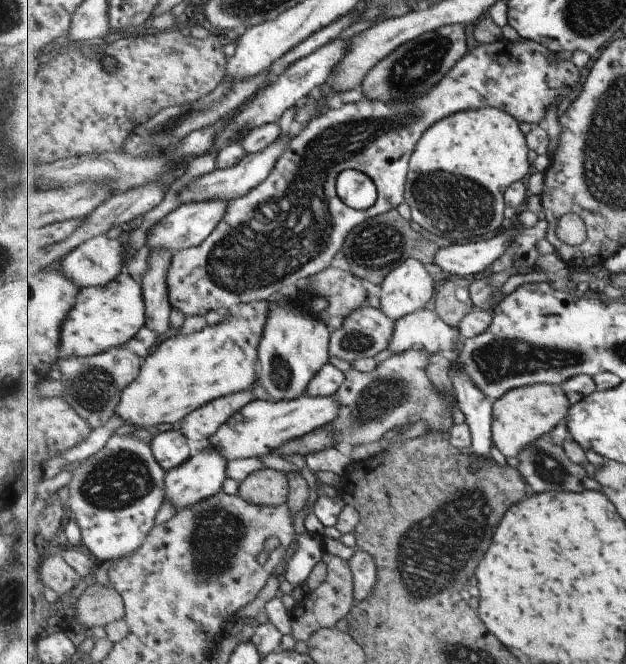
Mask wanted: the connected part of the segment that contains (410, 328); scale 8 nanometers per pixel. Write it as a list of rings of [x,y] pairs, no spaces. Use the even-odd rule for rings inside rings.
[[[417,310],[408,316],[401,317],[396,322],[396,330],[393,333],[391,345],[387,349],[395,353],[402,353],[411,349],[429,351],[431,354],[441,351],[447,357],[457,352],[463,344],[463,336],[459,327],[449,326],[435,310]]]

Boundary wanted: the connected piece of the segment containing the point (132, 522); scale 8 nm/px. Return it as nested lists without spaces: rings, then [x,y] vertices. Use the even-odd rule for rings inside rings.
[[[113,434],[105,446],[80,462],[73,471],[69,484],[69,507],[73,518],[81,530],[83,543],[100,563],[114,562],[117,559],[132,557],[145,542],[149,533],[156,527],[156,518],[164,505],[164,486],[167,471],[157,462],[151,446],[133,438]]]

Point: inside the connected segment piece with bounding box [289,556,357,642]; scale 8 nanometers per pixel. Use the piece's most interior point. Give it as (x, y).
(331, 601)

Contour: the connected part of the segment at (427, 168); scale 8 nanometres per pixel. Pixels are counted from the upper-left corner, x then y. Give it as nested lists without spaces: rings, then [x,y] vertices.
[[[497,107],[461,111],[433,125],[421,137],[410,158],[405,201],[410,207],[411,219],[425,230],[451,238],[455,243],[471,238],[481,240],[481,236],[501,230],[507,210],[503,200],[506,190],[517,181],[523,181],[531,172],[527,156],[530,148],[522,127],[523,124],[512,114]]]

